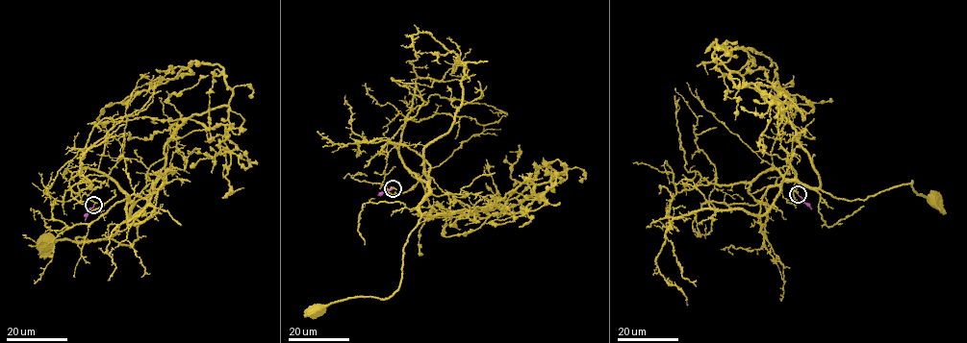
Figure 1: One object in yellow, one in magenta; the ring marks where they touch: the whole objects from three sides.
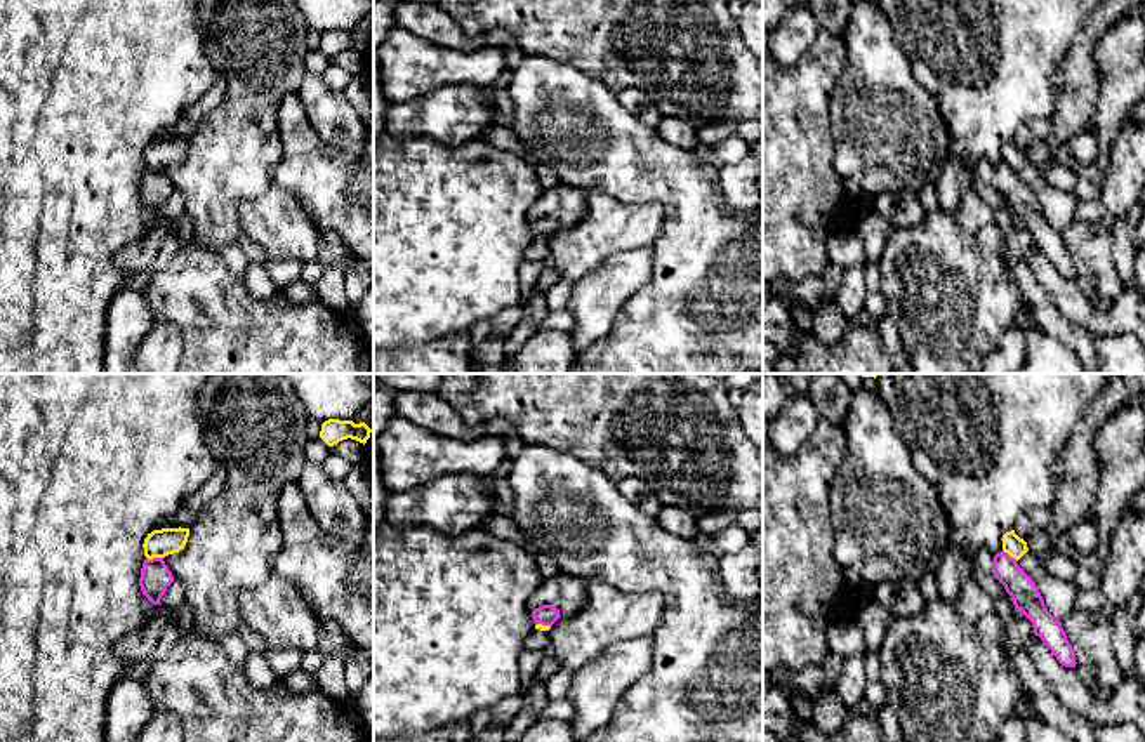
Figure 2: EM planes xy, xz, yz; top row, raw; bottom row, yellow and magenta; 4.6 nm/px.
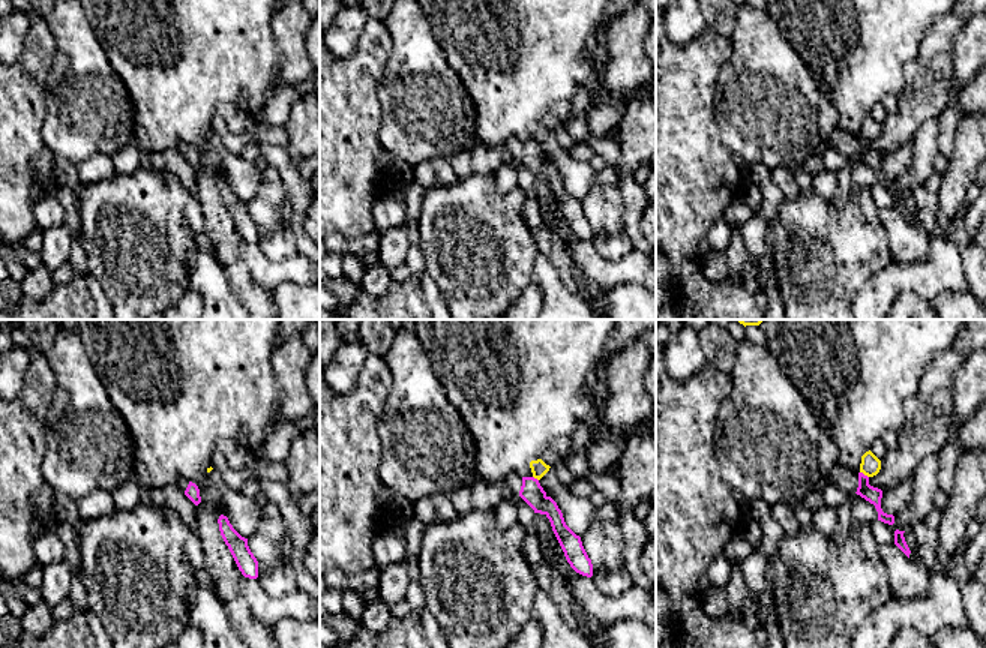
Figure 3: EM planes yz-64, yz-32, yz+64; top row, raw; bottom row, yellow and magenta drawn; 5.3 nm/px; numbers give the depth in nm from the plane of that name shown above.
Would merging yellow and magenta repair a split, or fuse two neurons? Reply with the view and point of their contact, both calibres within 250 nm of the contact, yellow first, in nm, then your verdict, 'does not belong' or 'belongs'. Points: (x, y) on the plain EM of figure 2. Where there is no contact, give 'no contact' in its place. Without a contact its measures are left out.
xy (155, 167) | 130/140 nm | does not belong

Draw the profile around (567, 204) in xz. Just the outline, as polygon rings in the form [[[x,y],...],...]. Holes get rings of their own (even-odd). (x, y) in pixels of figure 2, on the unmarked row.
[[[559,182],[530,207],[528,219],[535,236],[553,236],[563,226],[573,226],[586,215],[586,191]]]

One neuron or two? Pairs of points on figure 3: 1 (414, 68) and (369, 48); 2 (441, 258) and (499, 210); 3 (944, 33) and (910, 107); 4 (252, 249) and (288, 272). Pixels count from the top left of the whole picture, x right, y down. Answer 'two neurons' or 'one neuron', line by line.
1: two neurons
2: one neuron
3: one neuron
4: one neuron

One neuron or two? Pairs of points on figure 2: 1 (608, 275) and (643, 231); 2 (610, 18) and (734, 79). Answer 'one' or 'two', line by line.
1: two
2: one

